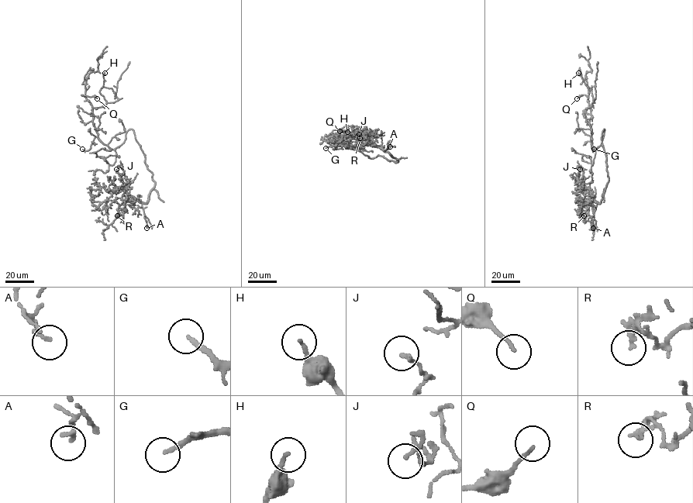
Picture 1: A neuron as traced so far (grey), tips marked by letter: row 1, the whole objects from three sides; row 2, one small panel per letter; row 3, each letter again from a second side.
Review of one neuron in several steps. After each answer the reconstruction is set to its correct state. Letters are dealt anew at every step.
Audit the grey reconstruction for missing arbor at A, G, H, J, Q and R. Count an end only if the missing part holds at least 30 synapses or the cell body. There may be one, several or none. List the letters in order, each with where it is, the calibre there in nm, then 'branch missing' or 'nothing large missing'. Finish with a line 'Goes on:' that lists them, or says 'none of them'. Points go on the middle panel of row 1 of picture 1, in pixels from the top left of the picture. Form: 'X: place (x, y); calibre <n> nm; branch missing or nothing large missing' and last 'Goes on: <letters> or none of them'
A: place (390, 146); calibre 180 nm; nothing large missing
G: place (325, 148); calibre 180 nm; branch missing
H: place (347, 132); calibre 150 nm; nothing large missing
J: place (359, 134); calibre 140 nm; nothing large missing
Q: place (339, 131); calibre 140 nm; nothing large missing
R: place (360, 138); calibre 140 nm; nothing large missing
Goes on: G

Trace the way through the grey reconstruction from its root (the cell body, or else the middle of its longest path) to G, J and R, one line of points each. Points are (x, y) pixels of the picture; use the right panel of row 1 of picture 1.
G: (601, 136), (604, 129), (601, 143), (595, 149), (591, 145), (591, 136), (591, 148), (594, 149)
J: (601, 136), (608, 181), (599, 203), (578, 180), (580, 169)
R: (601, 136), (608, 181), (599, 203), (591, 196), (581, 206), (580, 214), (584, 215)

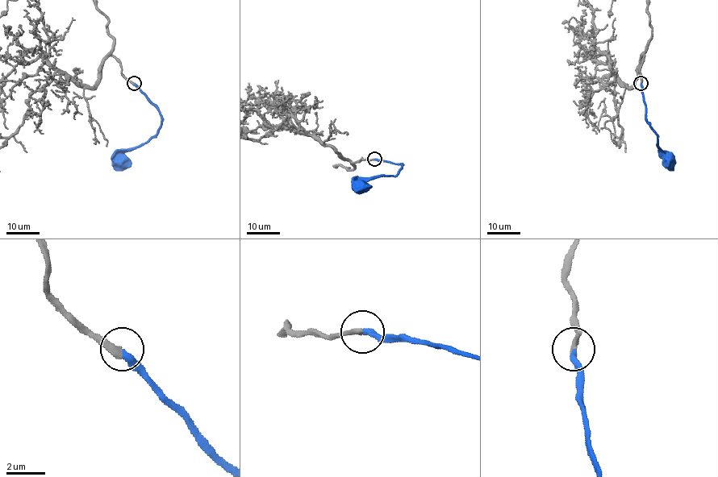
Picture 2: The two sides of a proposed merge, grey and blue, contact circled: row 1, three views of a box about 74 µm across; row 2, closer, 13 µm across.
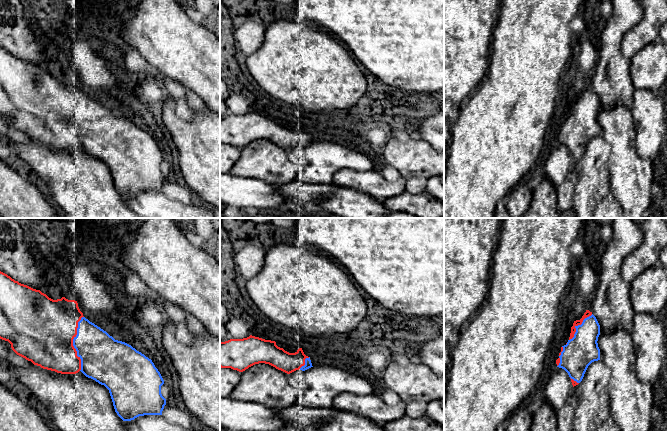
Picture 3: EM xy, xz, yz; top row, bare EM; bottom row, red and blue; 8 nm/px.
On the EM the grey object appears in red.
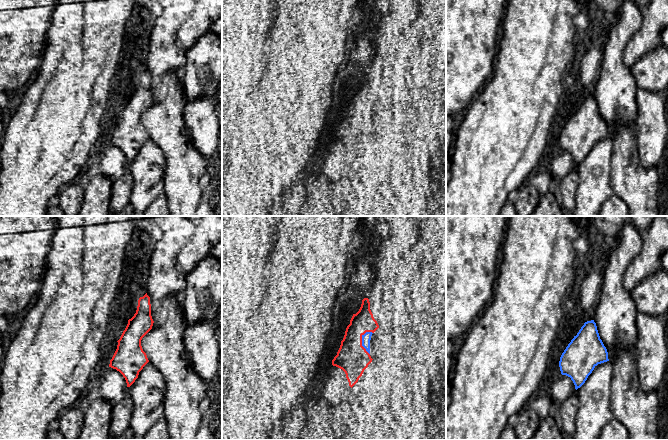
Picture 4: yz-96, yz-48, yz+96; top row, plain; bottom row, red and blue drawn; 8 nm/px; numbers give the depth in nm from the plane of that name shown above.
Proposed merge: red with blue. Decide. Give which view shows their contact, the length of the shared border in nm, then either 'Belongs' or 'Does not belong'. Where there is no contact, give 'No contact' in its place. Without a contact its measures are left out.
Touches red in xy. Shared border 440 nm. Belongs

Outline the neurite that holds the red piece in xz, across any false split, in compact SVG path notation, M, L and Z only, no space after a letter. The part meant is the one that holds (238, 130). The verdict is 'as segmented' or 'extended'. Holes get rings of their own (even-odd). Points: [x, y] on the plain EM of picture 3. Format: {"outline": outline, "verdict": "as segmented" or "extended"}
{"outline": "M252 111L243 115L230 115L225 118L220 118L221 144L231 144L243 148L249 143L259 139L269 140L287 150L299 145L305 147L313 143L310 133L304 130L302 124L299 124L295 129L289 129L283 124L278 123L275 117L265 116Z", "verdict": "extended"}

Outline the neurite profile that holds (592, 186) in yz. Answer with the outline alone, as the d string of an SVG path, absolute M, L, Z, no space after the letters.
M598 136L592 138L582 155L573 163L573 169L577 174L577 181L573 188L573 209L576 218L593 218L597 205L610 196L610 172L609 172L609 147Z

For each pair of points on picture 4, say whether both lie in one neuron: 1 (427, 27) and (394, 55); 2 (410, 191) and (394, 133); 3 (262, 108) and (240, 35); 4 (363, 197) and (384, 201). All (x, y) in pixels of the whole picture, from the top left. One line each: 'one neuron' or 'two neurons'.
1: two neurons
2: one neuron
3: two neurons
4: two neurons

